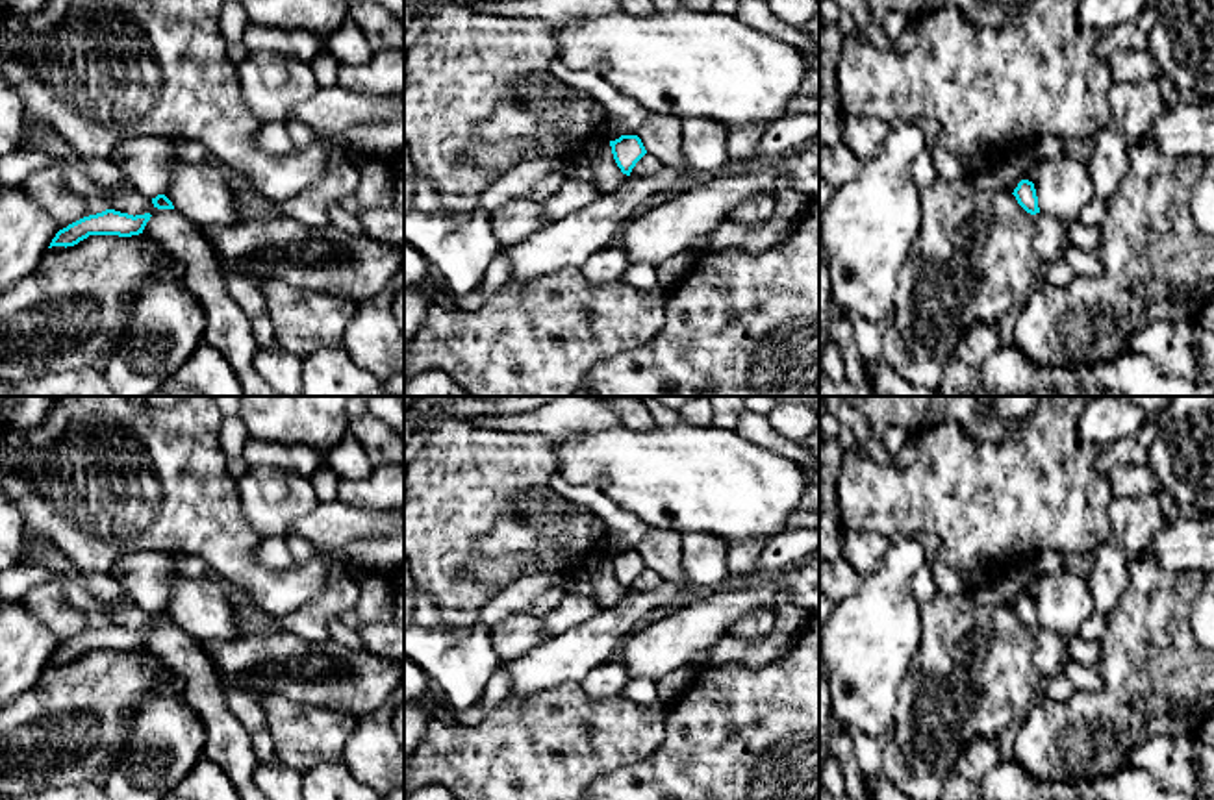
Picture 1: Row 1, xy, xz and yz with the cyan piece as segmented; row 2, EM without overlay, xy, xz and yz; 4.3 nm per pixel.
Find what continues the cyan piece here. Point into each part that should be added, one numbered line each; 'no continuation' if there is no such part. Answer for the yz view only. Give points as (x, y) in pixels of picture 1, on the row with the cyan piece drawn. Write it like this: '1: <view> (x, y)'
no continuation

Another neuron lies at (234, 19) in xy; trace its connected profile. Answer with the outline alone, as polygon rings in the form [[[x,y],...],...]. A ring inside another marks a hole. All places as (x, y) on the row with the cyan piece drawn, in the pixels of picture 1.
[[[224,2],[221,9],[221,33],[230,48],[241,46],[248,15],[241,2]]]

